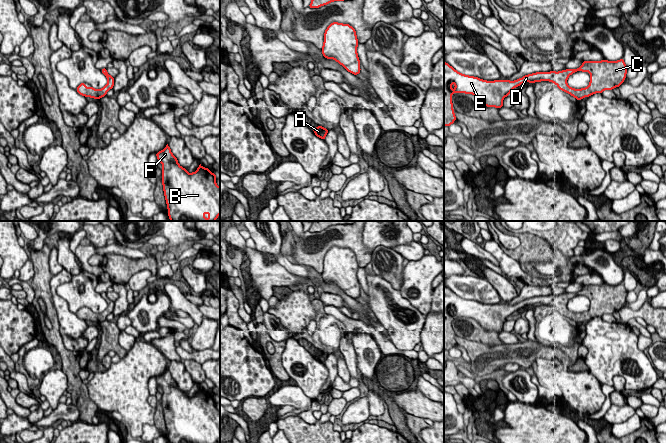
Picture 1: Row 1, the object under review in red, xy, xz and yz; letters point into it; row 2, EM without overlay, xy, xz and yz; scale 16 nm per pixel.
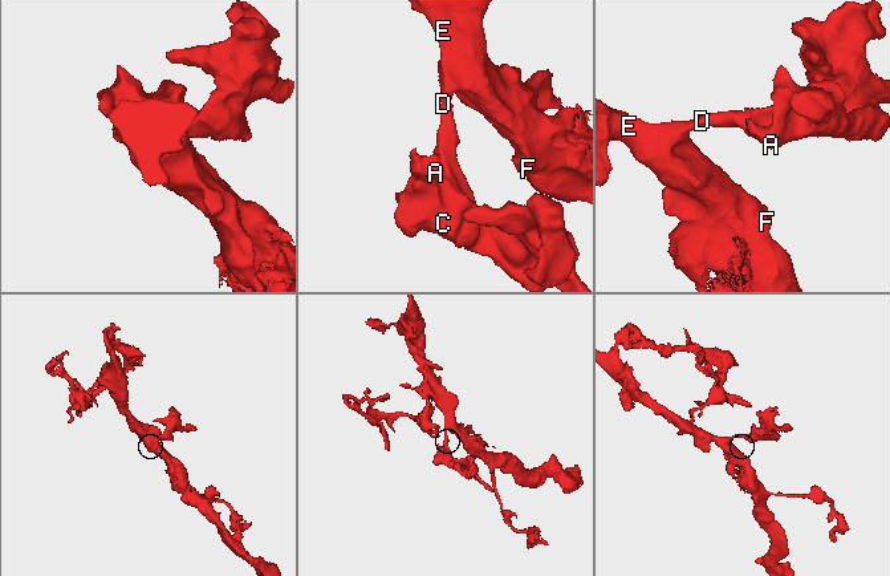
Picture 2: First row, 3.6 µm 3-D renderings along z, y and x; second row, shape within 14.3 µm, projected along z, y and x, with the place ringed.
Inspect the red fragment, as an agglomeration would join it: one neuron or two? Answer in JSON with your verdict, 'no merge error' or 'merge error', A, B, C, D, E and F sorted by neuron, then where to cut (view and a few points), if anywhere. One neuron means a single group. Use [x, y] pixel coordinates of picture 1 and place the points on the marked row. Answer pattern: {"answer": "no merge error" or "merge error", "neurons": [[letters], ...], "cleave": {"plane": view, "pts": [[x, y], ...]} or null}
{"answer": "no merge error", "neurons": [["A", "B", "C", "D", "E", "F"]], "cleave": null}

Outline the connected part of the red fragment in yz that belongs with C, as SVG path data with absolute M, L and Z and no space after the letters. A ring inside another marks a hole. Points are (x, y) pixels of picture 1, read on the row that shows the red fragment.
M623 58L618 61L604 59L602 61L584 61L577 69L532 73L515 81L509 79L486 81L461 74L444 61L444 125L449 127L456 120L452 104L453 93L473 94L485 106L500 109L503 107L503 99L511 94L513 88L525 82L550 81L579 101L595 93L619 87L624 83L627 69ZM577 71L590 73L590 83L587 87L574 89L567 84L568 77Z

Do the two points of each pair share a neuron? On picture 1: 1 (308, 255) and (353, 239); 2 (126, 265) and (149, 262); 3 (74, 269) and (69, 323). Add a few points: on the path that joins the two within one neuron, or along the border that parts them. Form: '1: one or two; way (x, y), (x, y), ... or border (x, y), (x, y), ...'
1: one; way (319, 251), (330, 241), (342, 239)
2: one; way (132, 265), (143, 264)
3: two; border (63, 268), (71, 275)

